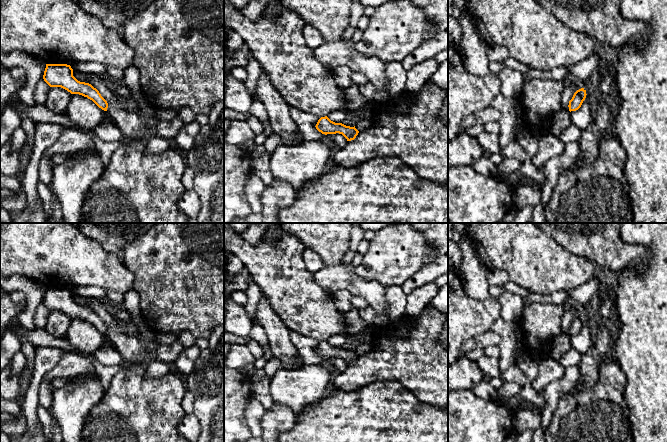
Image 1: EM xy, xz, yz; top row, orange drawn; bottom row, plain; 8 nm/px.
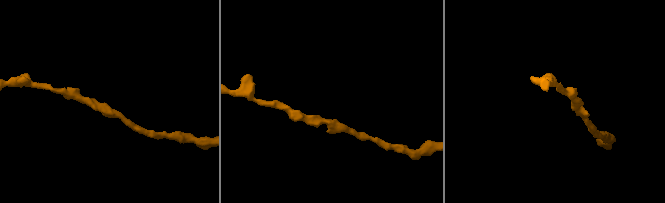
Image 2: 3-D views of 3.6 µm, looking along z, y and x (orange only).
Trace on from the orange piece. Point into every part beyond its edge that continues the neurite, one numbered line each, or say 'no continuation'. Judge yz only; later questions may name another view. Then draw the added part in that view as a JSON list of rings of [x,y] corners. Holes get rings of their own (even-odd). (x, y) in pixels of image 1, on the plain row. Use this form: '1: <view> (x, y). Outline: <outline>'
no continuation

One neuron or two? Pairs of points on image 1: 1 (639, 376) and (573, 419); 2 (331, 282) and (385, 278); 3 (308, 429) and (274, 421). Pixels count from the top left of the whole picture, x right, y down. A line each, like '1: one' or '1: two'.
1: two
2: two
3: two

